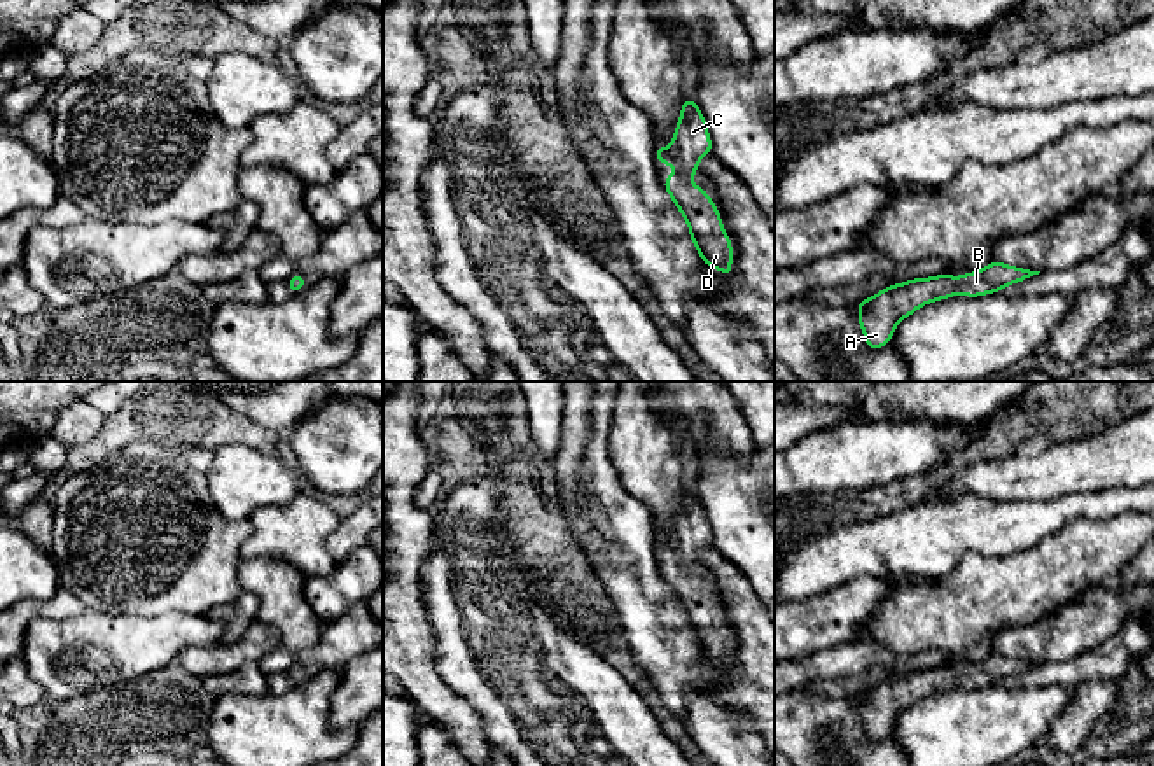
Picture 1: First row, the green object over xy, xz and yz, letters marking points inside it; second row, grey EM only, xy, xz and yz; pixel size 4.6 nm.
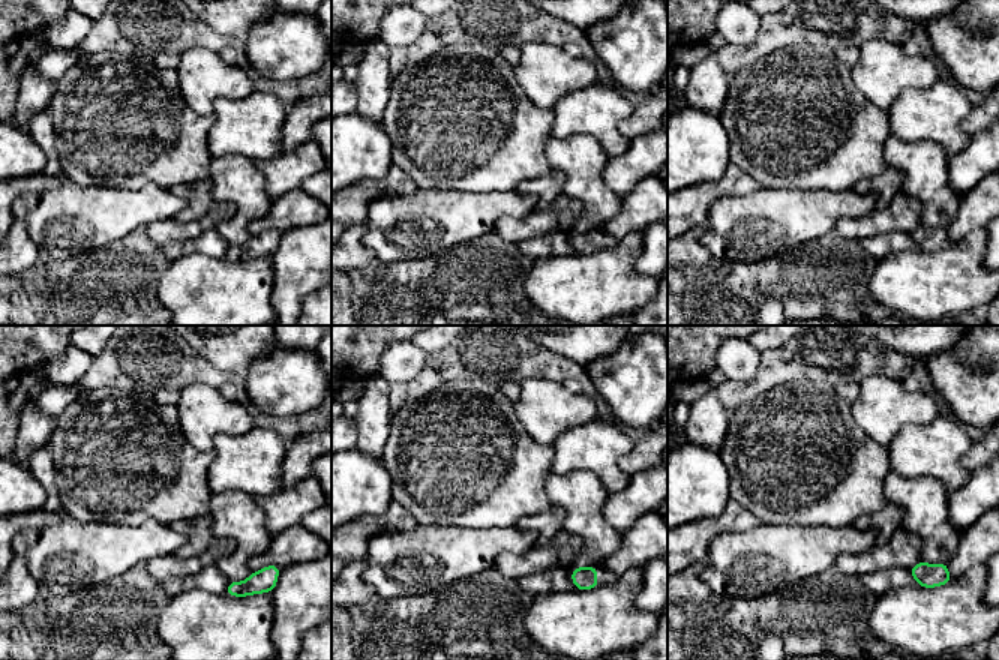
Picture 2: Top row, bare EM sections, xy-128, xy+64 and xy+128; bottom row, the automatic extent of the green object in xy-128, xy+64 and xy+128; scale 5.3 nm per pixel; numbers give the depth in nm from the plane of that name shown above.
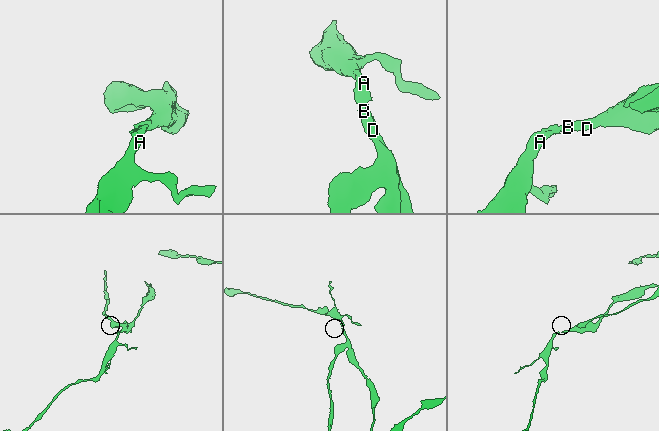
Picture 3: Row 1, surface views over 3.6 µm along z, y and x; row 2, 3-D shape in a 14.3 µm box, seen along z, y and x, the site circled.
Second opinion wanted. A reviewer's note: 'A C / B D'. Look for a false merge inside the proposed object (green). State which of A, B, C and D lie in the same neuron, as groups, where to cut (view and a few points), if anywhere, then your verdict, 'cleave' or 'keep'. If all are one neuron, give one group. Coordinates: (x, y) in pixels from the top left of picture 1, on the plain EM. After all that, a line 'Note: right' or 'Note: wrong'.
A B C D; no cut; keep
Note: wrong

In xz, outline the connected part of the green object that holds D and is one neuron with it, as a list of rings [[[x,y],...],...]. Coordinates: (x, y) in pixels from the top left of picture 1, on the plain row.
[[[685,490],[670,539],[656,540],[656,553],[677,558],[678,565],[664,570],[664,581],[689,617],[689,626],[701,652],[715,663],[733,668],[733,640],[724,623],[719,600],[703,579],[694,579],[692,570],[699,551],[712,546],[712,530],[699,498]]]

